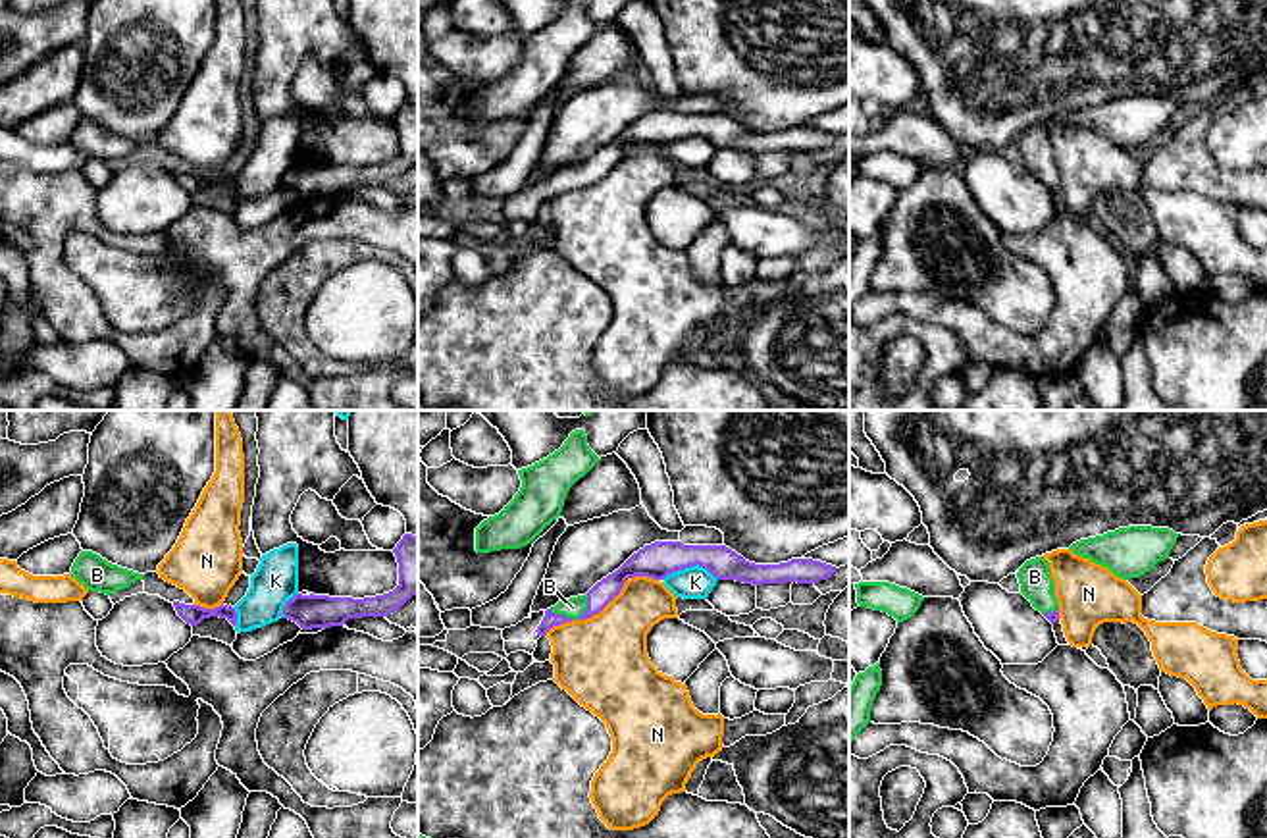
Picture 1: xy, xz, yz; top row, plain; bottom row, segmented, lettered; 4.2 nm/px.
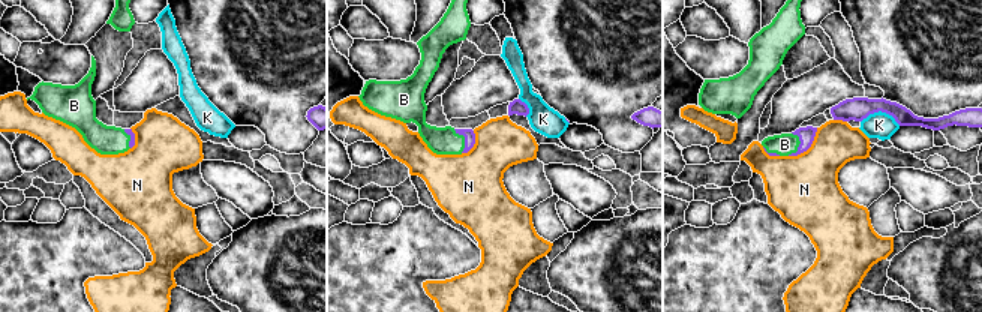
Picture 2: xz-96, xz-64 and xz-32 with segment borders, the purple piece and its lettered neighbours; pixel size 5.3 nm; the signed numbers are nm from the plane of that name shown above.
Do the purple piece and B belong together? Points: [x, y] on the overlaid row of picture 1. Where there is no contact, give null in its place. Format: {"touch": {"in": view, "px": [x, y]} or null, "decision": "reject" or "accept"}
{"touch": {"in": "xz", "px": [578, 619]}, "decision": "accept"}

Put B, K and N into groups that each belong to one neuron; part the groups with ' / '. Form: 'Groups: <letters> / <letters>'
Groups: B / K / N

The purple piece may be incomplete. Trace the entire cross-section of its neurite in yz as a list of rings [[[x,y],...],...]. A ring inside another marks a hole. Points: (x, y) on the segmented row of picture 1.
[[[1044,557],[1026,561],[1017,572],[1021,593],[1040,611],[1051,624],[1059,620],[1059,603],[1055,597],[1055,582],[1049,563]]]

